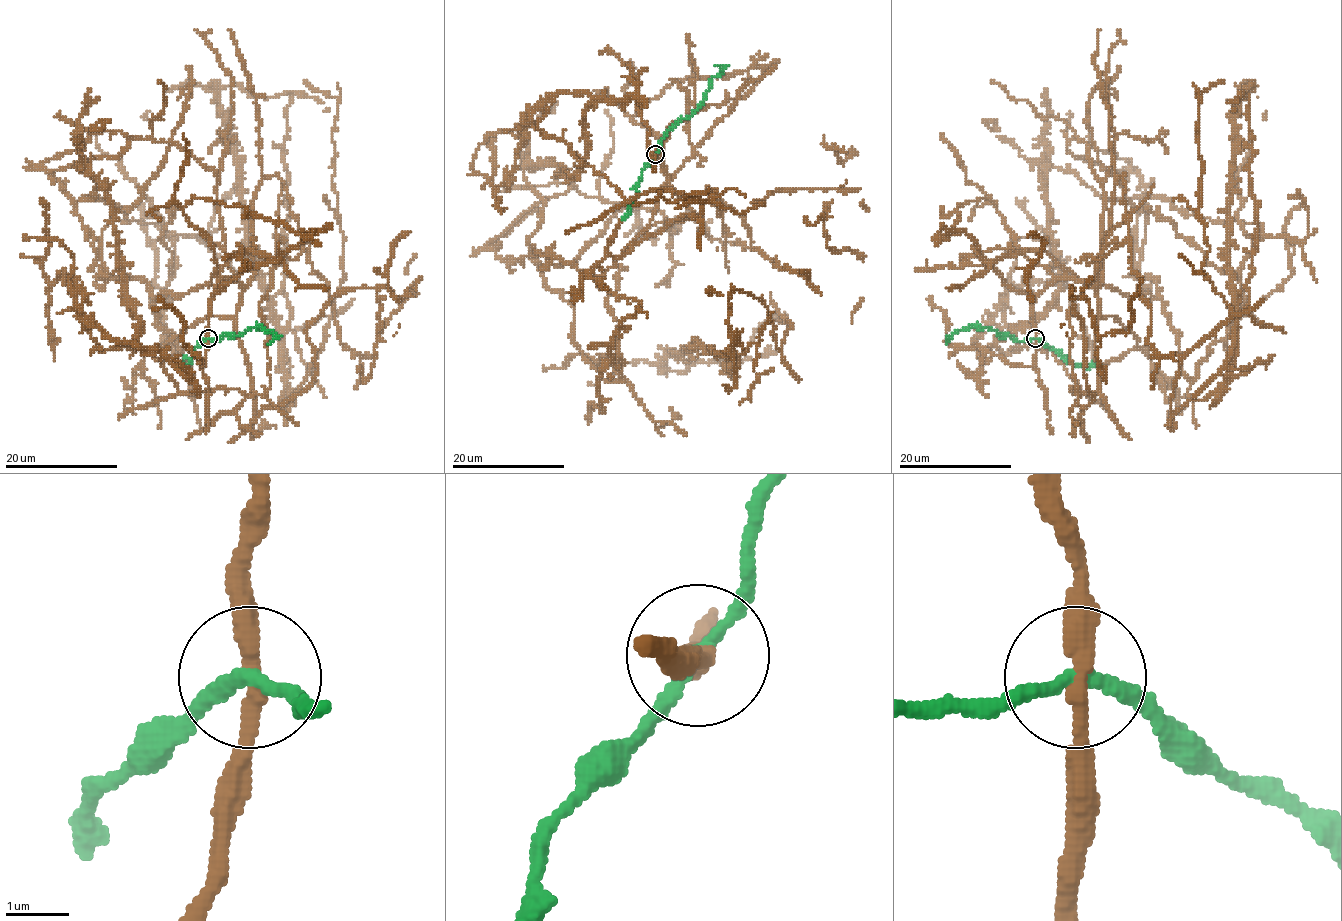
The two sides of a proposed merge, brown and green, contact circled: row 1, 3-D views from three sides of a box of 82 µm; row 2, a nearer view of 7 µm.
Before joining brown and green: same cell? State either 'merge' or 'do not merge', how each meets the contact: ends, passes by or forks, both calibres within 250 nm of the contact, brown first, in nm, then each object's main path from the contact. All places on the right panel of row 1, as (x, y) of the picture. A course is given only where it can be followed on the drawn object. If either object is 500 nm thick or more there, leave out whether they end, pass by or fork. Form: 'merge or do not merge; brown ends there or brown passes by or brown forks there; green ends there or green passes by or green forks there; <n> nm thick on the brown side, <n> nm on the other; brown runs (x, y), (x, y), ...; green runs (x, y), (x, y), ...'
merge; brown passes by; green passes by; 300 nm thick on the brown side, 200 nm on the other; brown runs (1035, 338), (1083, 280), (1100, 387), (1000, 308), (973, 345), (1052, 301), (1045, 169), (1302, 244), (1289, 199); green runs (1035, 338), (1014, 340), (1010, 336), (1000, 336), (987, 326), (973, 326), (954, 333), (945, 343)

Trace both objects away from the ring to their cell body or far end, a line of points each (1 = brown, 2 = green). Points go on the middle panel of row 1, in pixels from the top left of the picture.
1: (655, 154), (698, 219), (524, 123), (592, 98), (576, 171), (524, 170), (531, 259), (603, 377), (670, 408)
2: (655, 154), (666, 133), (681, 119), (688, 118), (704, 99), (709, 81), (721, 73), (715, 64)

